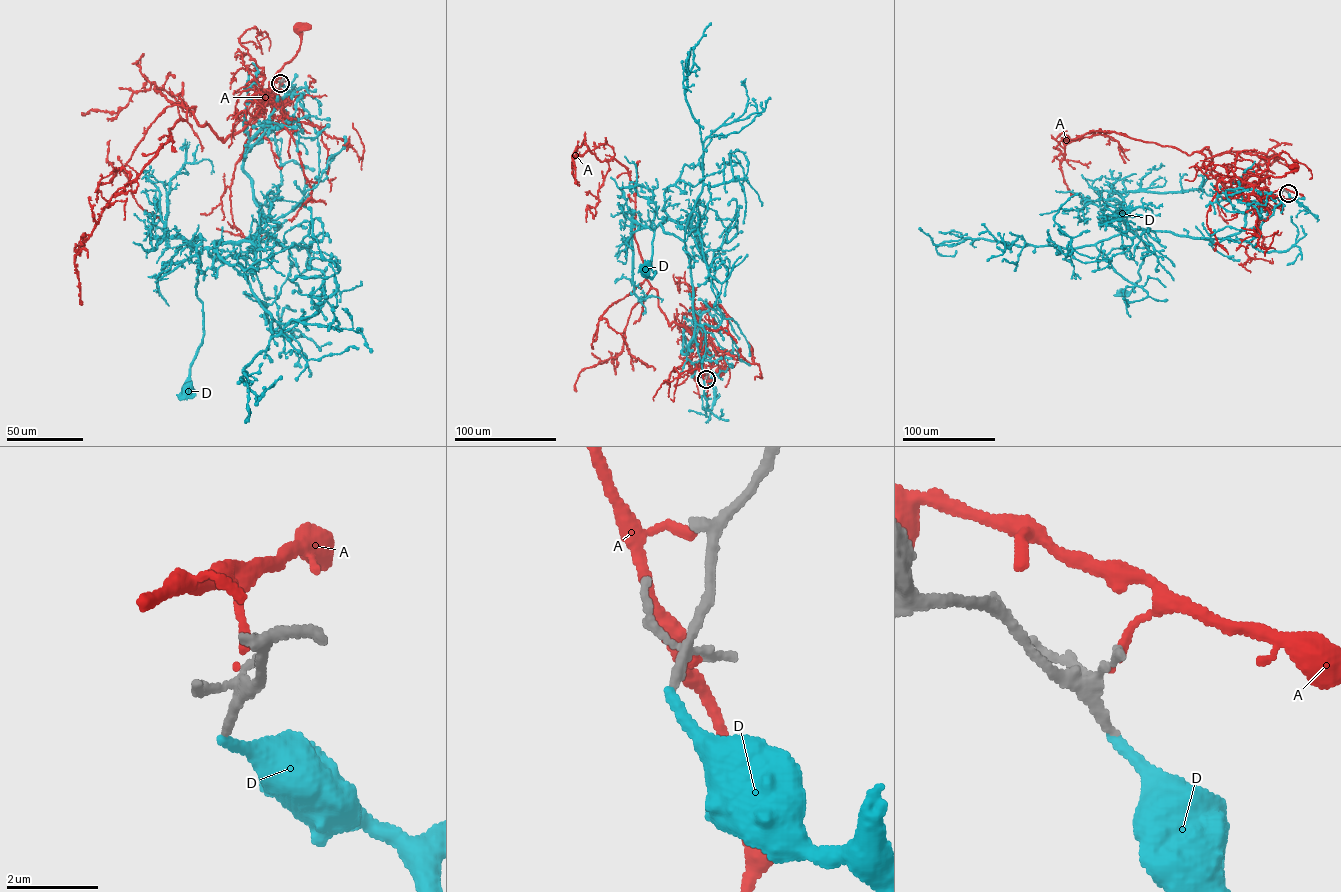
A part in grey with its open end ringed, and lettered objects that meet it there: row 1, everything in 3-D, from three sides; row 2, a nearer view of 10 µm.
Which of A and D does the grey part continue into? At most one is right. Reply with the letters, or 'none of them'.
none of them

